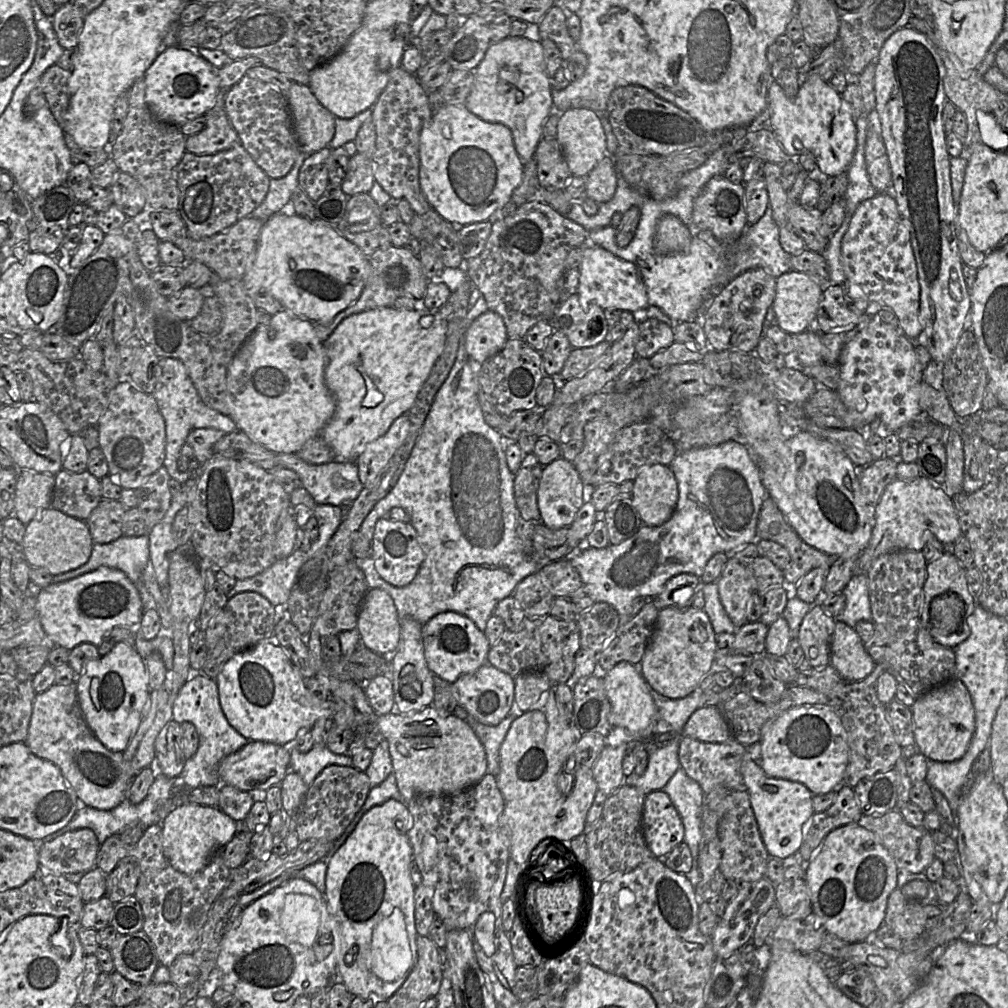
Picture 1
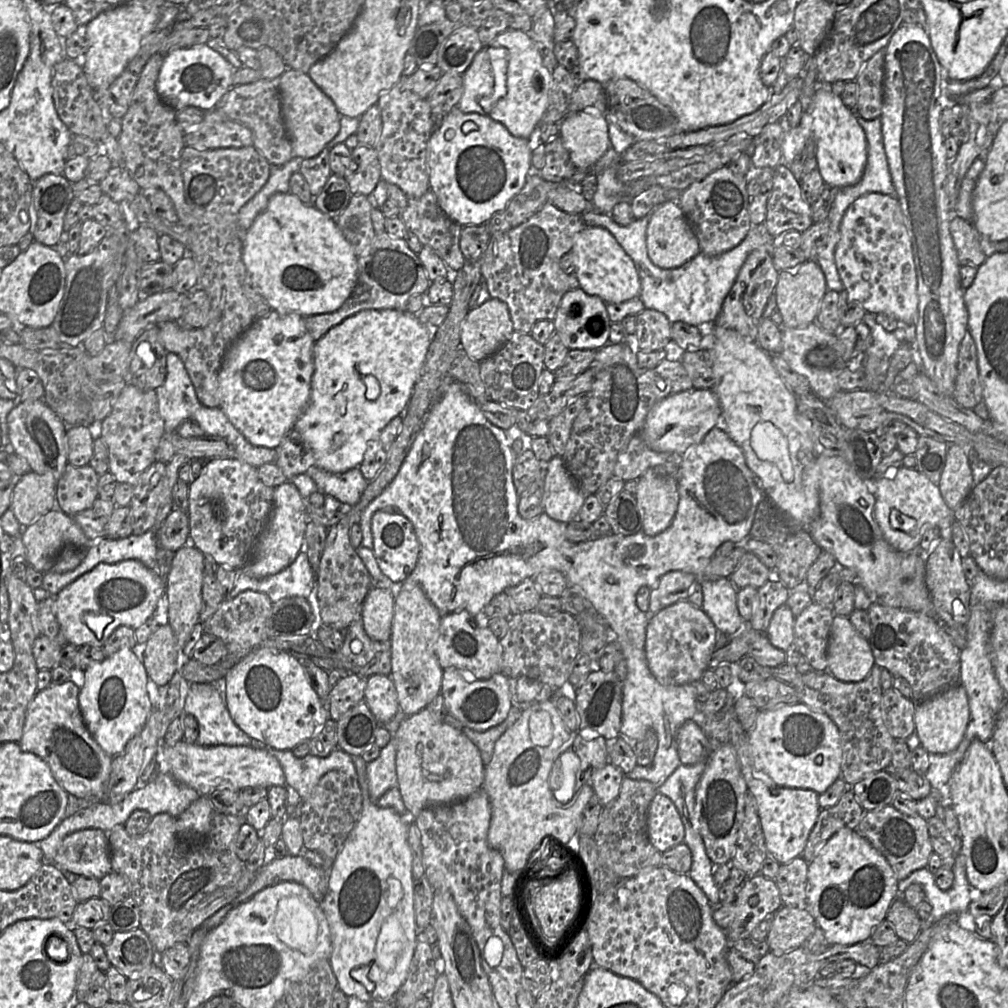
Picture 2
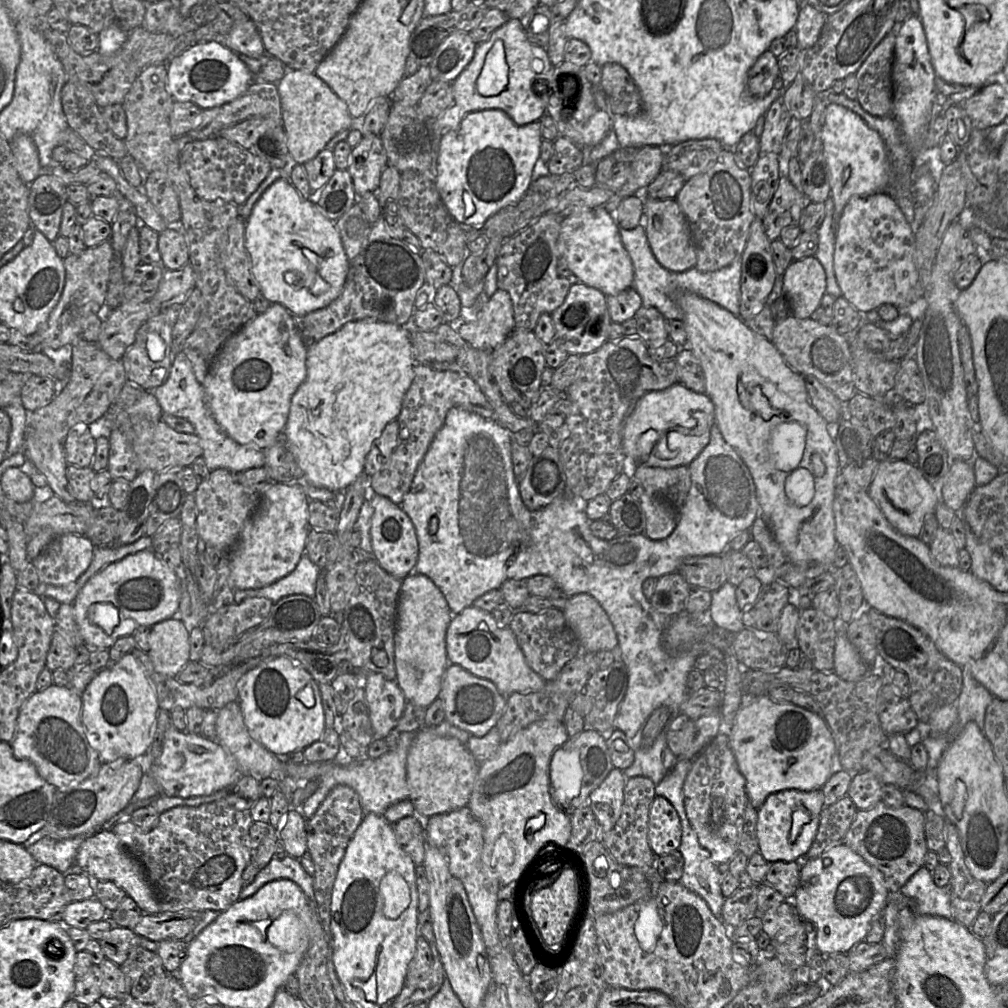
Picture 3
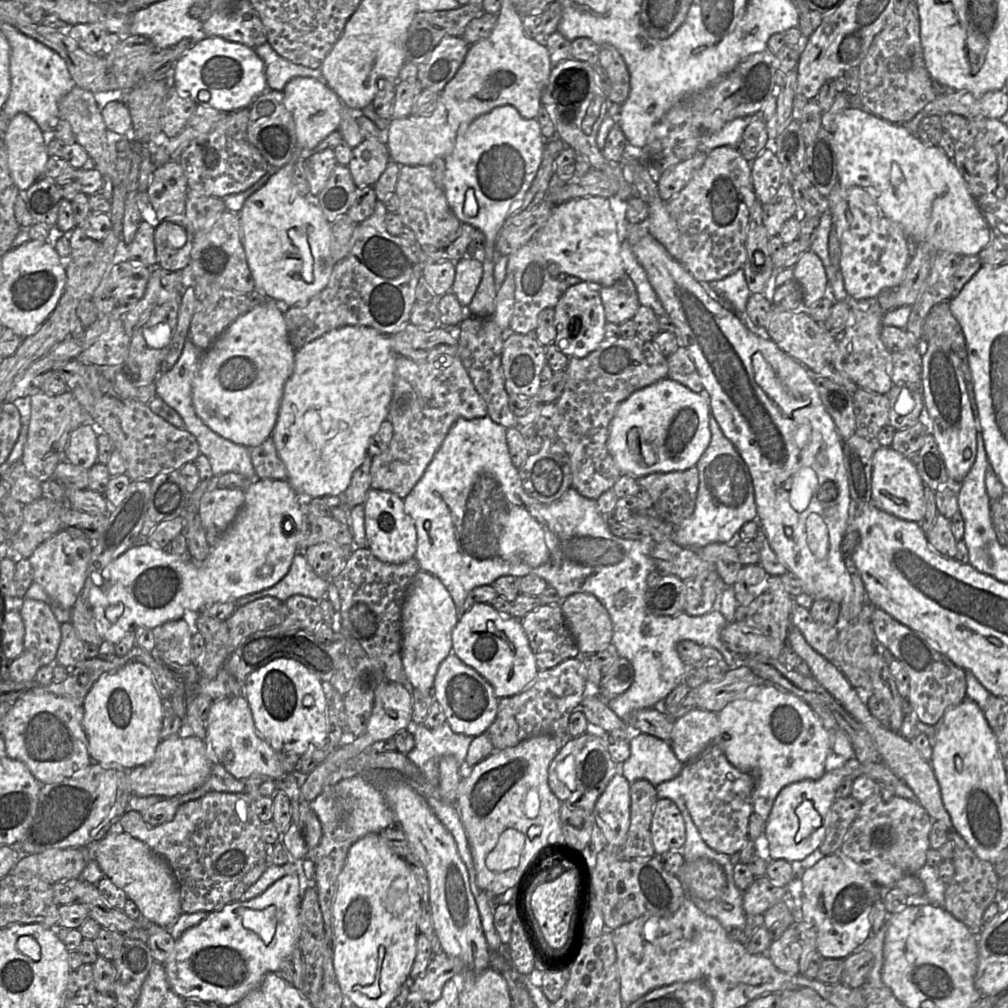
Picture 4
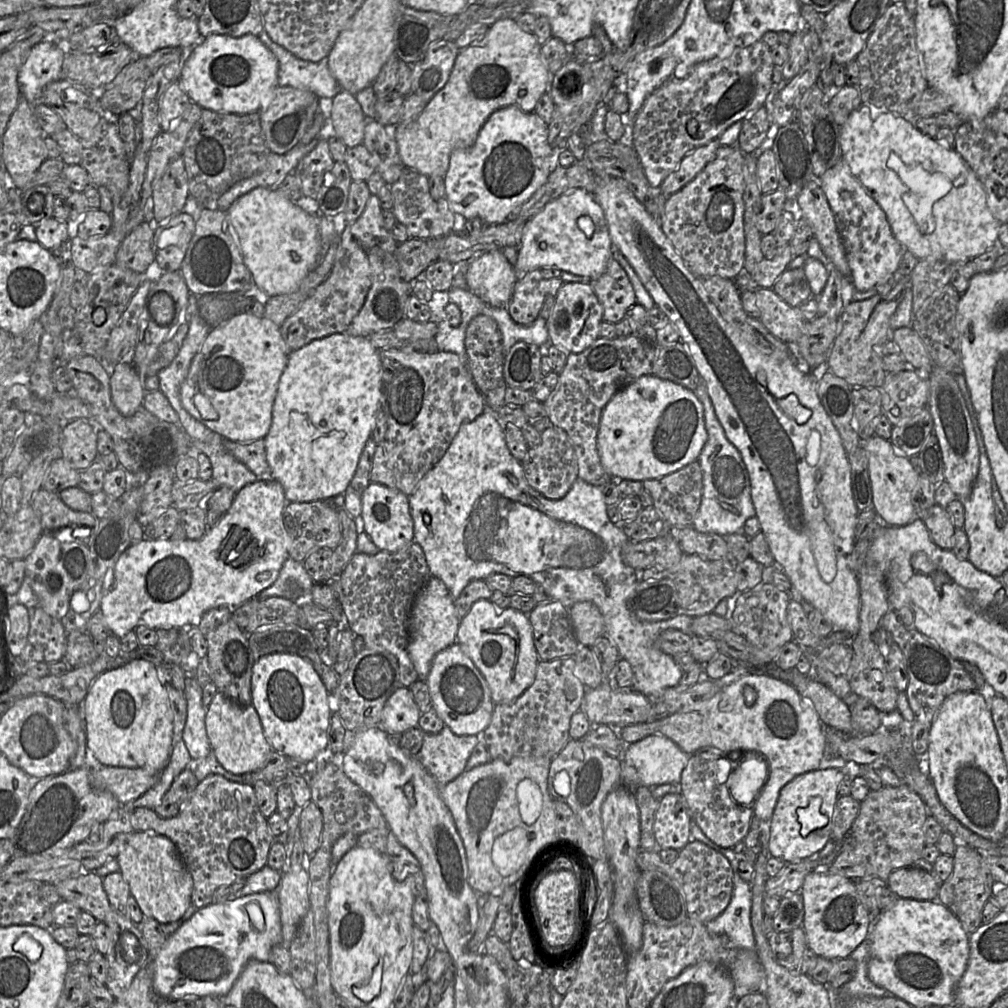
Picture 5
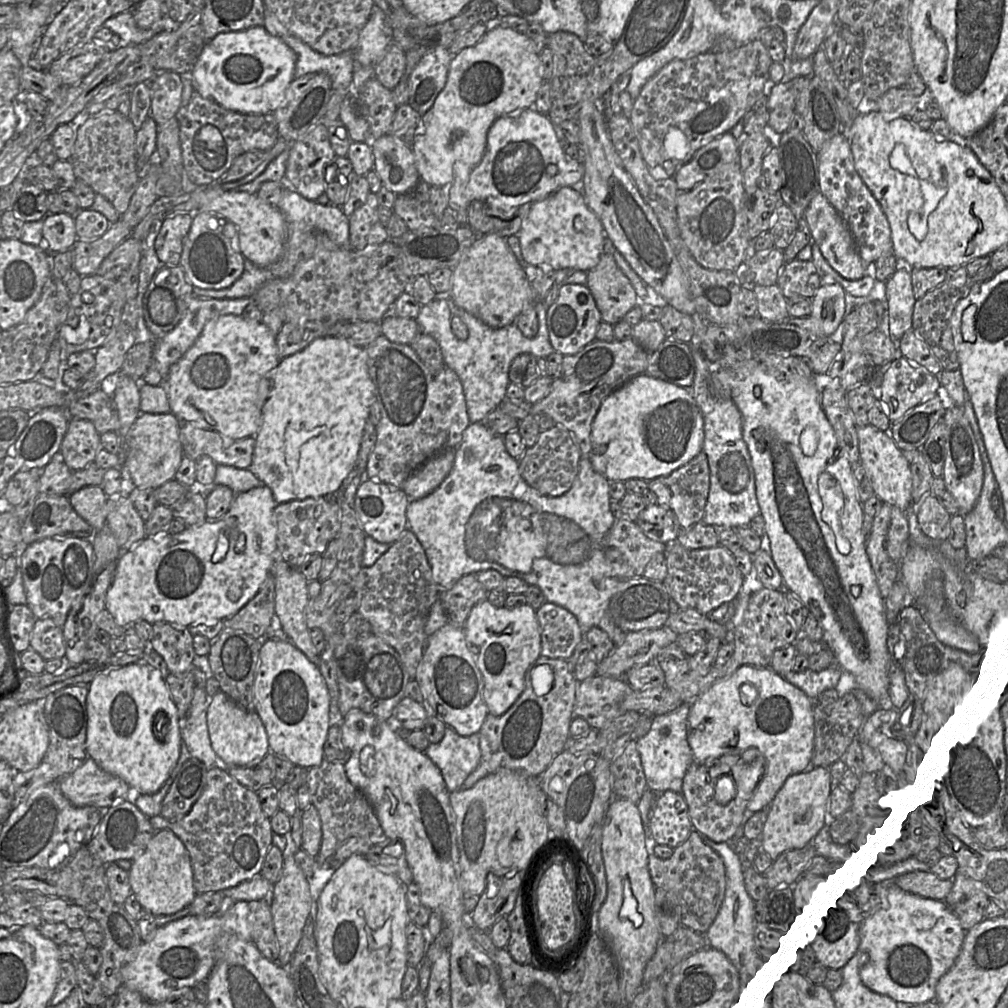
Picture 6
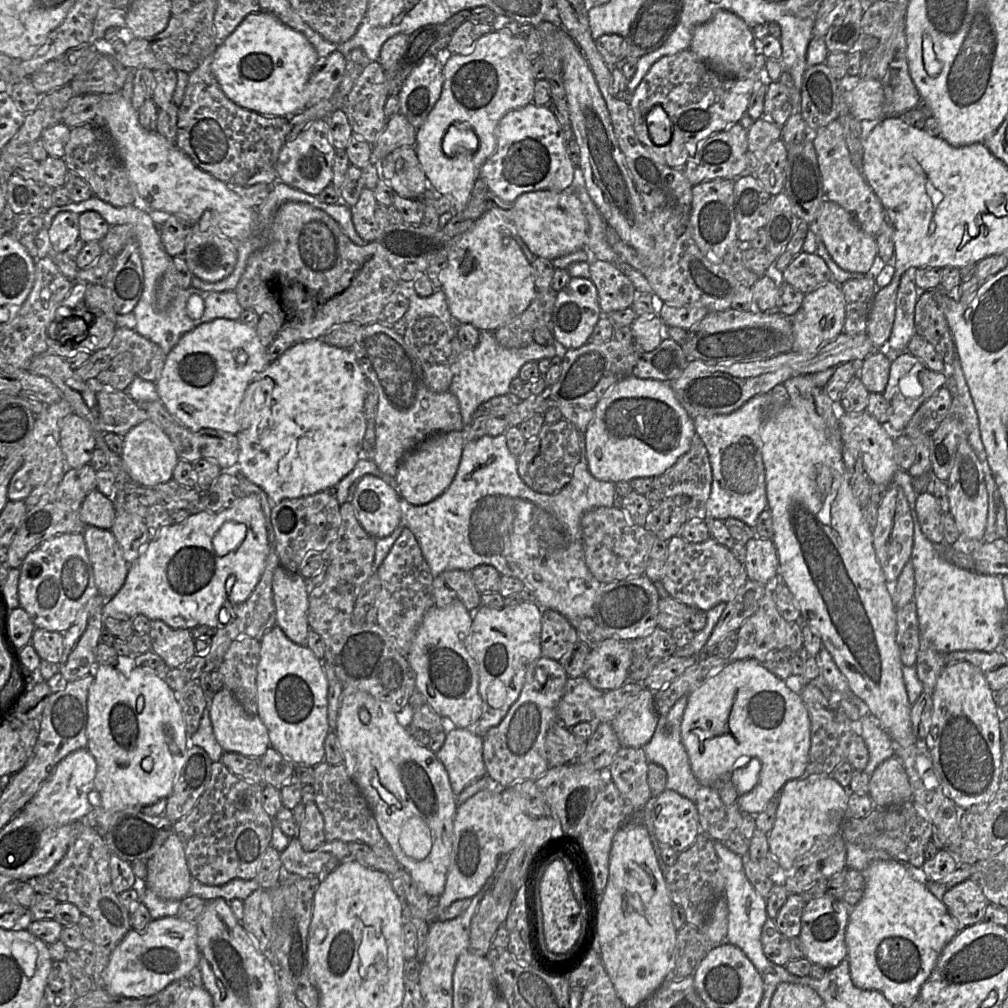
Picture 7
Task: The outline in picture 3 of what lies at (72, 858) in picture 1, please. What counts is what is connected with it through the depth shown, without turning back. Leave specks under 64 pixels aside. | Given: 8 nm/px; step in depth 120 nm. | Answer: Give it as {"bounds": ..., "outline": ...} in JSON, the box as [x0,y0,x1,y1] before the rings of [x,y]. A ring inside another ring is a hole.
{"bounds":[75,829,161,914],"outline":[[[102,829],[86,838],[77,851],[75,863],[88,876],[92,876],[98,881],[111,881],[122,888],[137,903],[144,914],[161,912],[160,904],[147,879],[144,867],[126,850],[111,829]]]}

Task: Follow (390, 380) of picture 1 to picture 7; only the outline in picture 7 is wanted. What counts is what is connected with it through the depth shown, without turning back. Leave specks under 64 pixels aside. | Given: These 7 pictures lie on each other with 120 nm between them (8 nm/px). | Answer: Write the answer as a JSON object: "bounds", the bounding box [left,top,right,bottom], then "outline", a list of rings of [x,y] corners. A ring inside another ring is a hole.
{"bounds":[236,339,367,504],"outline":[[[320,339],[299,341],[286,350],[277,360],[260,373],[255,374],[245,391],[238,411],[240,431],[236,435],[239,443],[237,470],[254,484],[258,485],[272,503],[278,504],[284,499],[310,496],[325,490],[335,489],[336,485],[348,475],[362,456],[362,442],[366,432],[364,403],[367,378],[358,365],[355,355],[349,349],[331,346]]]}

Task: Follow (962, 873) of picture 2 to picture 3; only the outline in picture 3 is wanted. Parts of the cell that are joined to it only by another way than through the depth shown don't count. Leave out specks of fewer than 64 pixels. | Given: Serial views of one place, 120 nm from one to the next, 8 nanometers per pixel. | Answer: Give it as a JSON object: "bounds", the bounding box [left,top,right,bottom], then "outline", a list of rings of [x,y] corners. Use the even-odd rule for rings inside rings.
{"bounds":[899,866,953,919],"outline":[[[922,866],[899,890],[916,902],[918,915],[939,916],[953,919],[951,911],[951,884],[938,887],[932,872]]]}

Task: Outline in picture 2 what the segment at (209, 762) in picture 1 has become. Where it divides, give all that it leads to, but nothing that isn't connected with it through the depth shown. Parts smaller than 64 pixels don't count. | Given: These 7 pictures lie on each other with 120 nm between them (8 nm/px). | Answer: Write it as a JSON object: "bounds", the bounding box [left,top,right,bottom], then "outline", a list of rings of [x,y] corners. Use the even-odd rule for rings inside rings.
{"bounds":[183,683,251,746],"outline":[[[192,683],[185,698],[183,714],[193,715],[199,726],[196,744],[201,746],[250,746],[251,738],[231,718],[225,700],[211,683]]]}

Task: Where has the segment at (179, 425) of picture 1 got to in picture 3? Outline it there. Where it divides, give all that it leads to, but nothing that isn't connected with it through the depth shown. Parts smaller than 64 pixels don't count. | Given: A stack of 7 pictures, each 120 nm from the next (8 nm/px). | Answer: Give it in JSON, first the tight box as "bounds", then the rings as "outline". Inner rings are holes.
{"bounds":[152,352,265,473],"outline":[[[183,352],[173,359],[170,374],[164,384],[152,391],[163,413],[188,420],[195,428],[203,448],[202,457],[210,471],[227,469],[233,473],[264,467],[265,454],[255,444],[241,445],[230,438],[214,419],[205,399],[202,385],[197,381],[191,362]]]}

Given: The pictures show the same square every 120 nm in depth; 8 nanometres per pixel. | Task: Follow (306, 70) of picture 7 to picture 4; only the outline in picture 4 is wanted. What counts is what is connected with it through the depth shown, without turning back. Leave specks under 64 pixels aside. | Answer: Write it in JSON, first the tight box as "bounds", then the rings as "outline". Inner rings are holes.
{"bounds":[174,36,268,112],"outline":[[[207,36],[180,56],[174,70],[174,86],[181,96],[190,97],[196,104],[224,112],[249,108],[253,100],[268,89],[265,65],[255,50],[244,44]],[[208,91],[208,101],[199,100],[199,92]]]}

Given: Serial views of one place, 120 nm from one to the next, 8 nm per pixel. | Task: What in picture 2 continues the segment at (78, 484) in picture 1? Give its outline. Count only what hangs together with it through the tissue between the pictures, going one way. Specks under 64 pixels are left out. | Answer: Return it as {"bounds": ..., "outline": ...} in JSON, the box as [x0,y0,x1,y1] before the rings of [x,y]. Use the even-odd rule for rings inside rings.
{"bounds":[56,464,99,516],"outline":[[[67,464],[56,482],[56,506],[69,516],[92,507],[98,495],[99,475],[90,465],[75,467]]]}

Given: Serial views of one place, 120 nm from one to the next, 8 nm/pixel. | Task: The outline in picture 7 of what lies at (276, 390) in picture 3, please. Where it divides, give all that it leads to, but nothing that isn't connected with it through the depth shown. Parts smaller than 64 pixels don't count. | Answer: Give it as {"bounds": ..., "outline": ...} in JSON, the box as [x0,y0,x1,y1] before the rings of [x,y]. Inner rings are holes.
{"bounds":[156,319,270,435],"outline":[[[215,319],[184,334],[166,355],[156,388],[159,401],[191,431],[214,429],[237,435],[238,411],[251,378],[270,364],[256,328],[239,320]]]}

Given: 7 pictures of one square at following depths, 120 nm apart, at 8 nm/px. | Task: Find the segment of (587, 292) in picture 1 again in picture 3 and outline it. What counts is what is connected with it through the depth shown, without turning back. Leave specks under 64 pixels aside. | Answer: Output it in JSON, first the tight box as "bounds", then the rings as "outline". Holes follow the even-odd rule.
{"bounds":[558,206,634,296],"outline":[[[603,206],[575,210],[564,217],[558,249],[572,274],[581,283],[598,289],[605,296],[616,295],[633,287],[634,269],[631,258],[622,244],[616,220]]]}

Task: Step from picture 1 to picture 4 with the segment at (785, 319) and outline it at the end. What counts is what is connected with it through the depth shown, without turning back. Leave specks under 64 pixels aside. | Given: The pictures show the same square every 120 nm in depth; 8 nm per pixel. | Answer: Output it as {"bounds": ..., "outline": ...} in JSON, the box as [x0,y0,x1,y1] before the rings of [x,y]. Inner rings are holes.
{"bounds":[793,251,828,309],"outline":[[[805,251],[793,267],[793,279],[800,285],[803,294],[803,308],[808,309],[828,294],[828,278],[820,258]]]}

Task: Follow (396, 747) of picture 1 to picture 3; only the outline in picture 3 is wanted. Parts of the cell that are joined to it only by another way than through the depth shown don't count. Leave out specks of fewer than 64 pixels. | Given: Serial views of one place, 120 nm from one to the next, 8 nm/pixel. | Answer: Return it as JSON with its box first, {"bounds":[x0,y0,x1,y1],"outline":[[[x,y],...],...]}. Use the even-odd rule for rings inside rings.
{"bounds":[406,727,479,819],"outline":[[[429,727],[415,732],[407,754],[406,777],[409,800],[416,815],[428,819],[468,805],[479,770],[479,763],[458,739],[436,735]]]}

